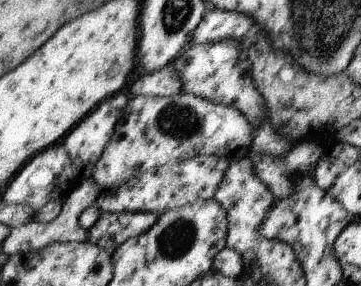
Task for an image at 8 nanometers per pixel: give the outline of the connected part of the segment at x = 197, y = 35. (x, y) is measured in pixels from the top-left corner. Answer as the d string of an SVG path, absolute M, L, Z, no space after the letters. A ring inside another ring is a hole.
M209 7L192 31L190 44L215 43L225 38L240 42L253 24L256 23L248 15Z

